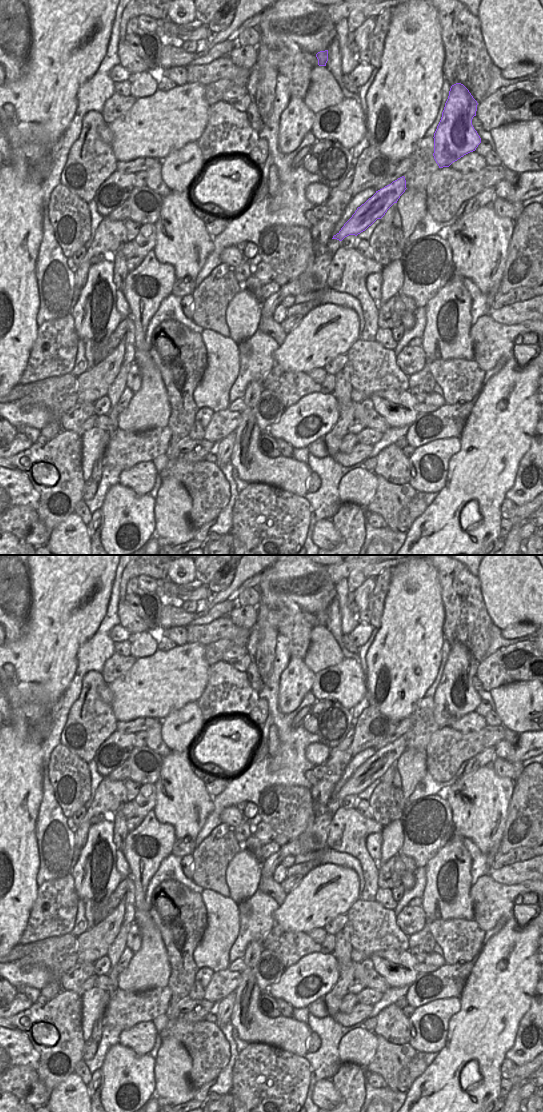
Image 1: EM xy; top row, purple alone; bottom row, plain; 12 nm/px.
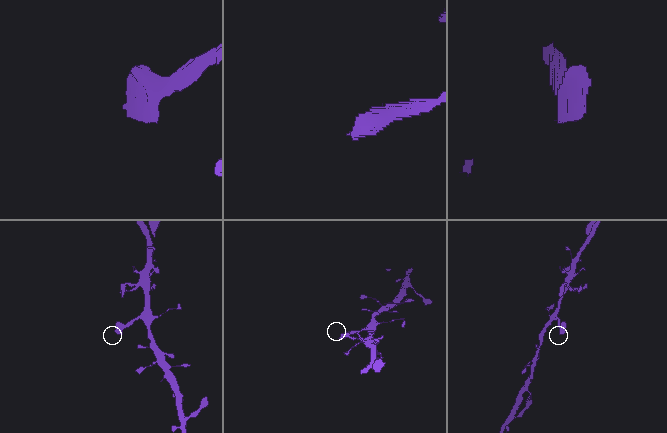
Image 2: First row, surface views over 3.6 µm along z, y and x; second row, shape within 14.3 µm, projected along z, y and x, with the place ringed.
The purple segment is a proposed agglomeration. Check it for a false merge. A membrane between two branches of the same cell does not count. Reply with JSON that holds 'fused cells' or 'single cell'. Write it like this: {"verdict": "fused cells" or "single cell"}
{"verdict": "single cell"}

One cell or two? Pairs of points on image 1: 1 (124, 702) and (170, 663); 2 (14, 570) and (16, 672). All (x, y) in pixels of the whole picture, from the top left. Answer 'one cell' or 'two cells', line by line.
1: one cell
2: two cells

